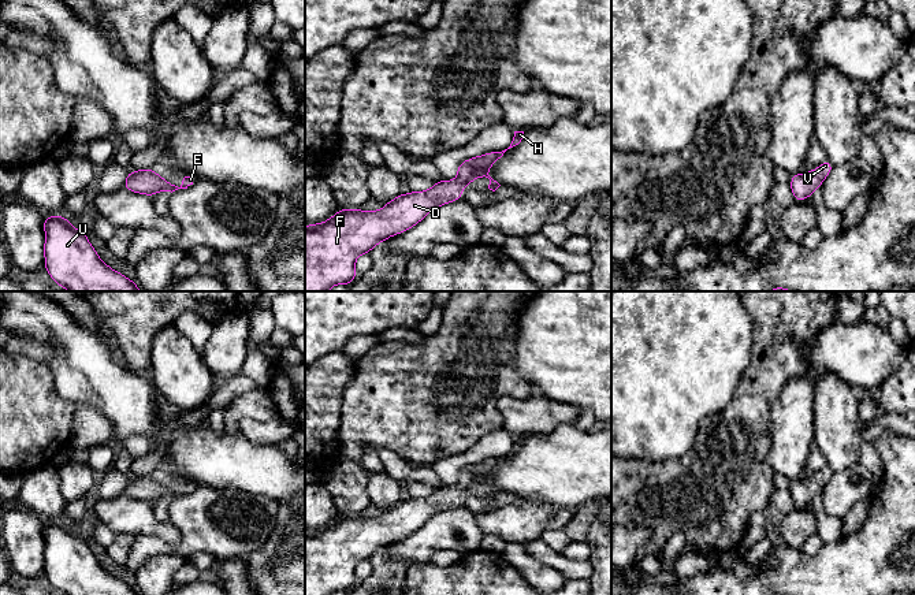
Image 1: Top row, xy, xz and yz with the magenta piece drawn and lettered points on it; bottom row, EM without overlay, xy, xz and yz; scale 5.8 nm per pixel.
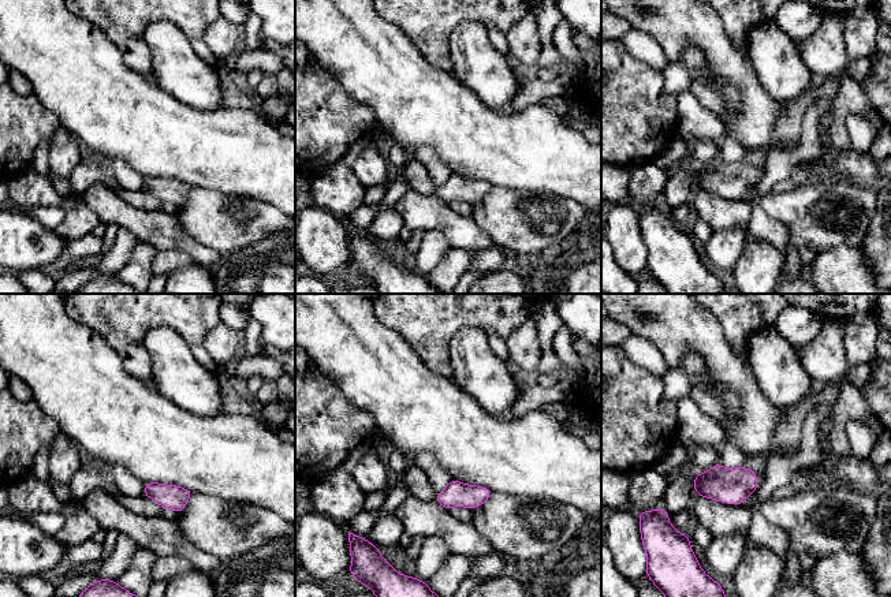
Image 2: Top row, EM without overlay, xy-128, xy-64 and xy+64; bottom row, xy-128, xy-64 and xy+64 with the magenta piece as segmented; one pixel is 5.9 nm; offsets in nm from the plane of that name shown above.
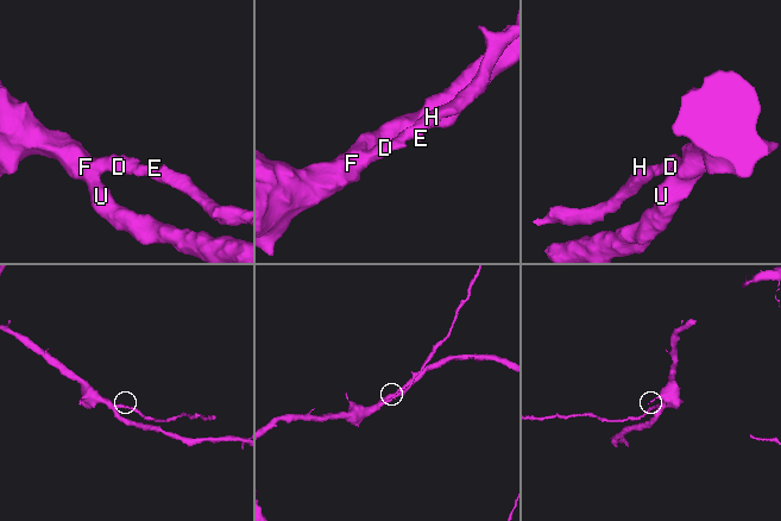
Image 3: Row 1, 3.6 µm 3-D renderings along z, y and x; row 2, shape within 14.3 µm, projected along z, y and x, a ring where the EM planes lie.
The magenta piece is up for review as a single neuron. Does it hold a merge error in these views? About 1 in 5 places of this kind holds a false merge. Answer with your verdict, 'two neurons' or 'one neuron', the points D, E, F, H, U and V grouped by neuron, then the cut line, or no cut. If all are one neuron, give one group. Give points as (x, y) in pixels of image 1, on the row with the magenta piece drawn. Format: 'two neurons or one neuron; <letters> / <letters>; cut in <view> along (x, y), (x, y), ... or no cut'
one neuron; D E F H U V; no cut

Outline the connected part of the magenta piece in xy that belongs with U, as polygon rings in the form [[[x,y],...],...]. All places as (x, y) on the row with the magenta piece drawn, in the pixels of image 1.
[[[45,216],[44,265],[68,291],[141,291],[134,280],[108,267],[85,233],[60,216]]]

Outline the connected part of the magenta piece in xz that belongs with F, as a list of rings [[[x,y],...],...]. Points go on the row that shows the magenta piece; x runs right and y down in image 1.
[[[506,150],[468,159],[458,166],[454,181],[442,179],[425,191],[398,194],[379,211],[339,209],[323,223],[305,226],[305,291],[328,291],[335,285],[350,285],[356,279],[356,260],[360,254],[369,253],[379,242],[408,231],[435,208],[461,200],[462,190],[476,178],[488,178],[488,189],[495,191],[501,185],[488,175],[488,170]]]

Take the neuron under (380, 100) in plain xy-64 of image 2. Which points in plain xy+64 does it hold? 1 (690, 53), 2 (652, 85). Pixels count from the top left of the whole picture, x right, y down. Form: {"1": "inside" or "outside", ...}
{"1": "inside", "2": "outside"}

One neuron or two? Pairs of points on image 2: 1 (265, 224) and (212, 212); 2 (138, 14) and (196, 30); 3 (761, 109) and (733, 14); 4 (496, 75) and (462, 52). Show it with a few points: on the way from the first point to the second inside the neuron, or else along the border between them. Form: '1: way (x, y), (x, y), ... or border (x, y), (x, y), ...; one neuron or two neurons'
1: way (252, 224), (246, 228), (234, 223), (226, 223); one neuron
2: way (152, 14), (179, 14), (182, 17); one neuron
3: border (723, 25), (726, 36), (744, 51); two neurons
4: way (488, 73), (470, 55); one neuron

